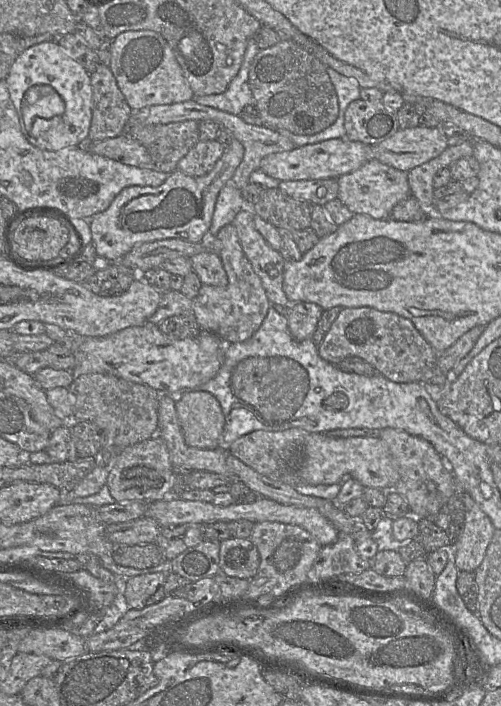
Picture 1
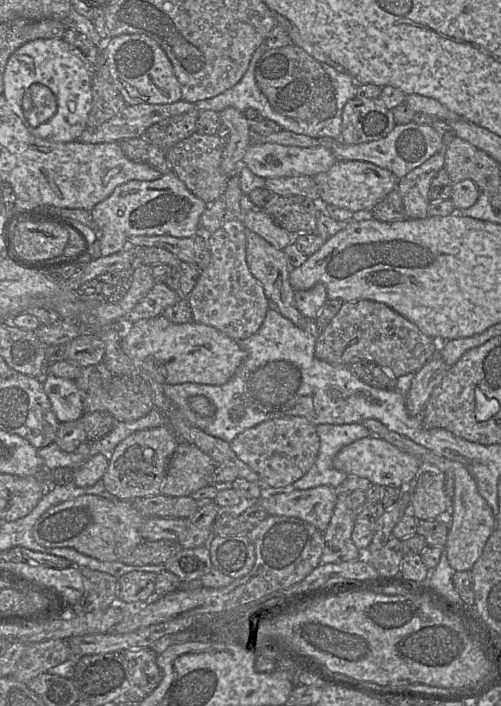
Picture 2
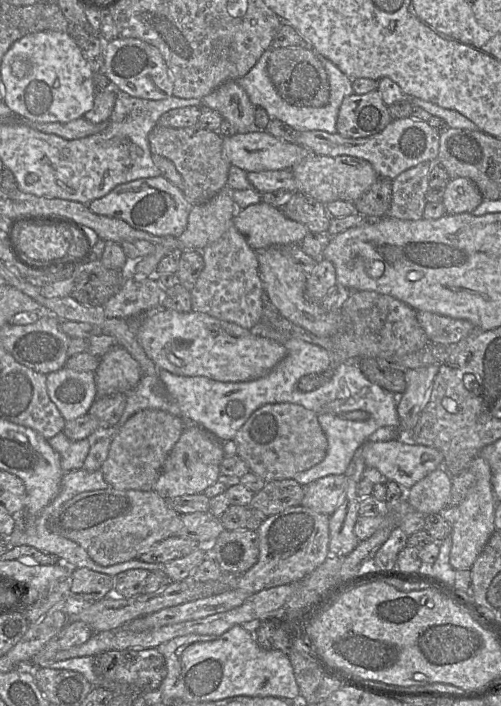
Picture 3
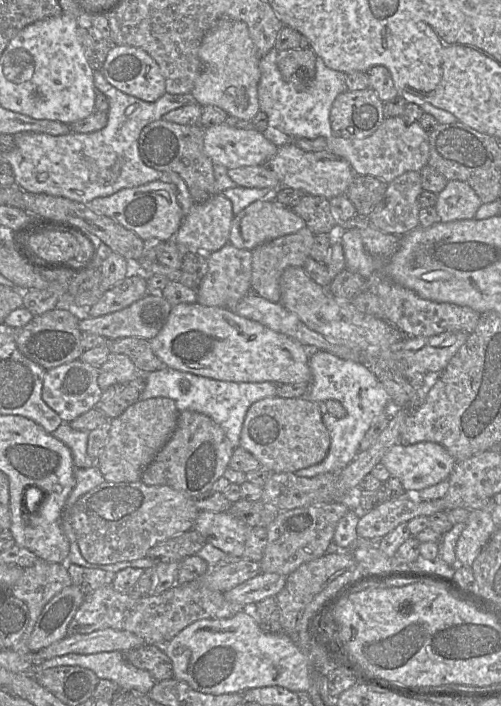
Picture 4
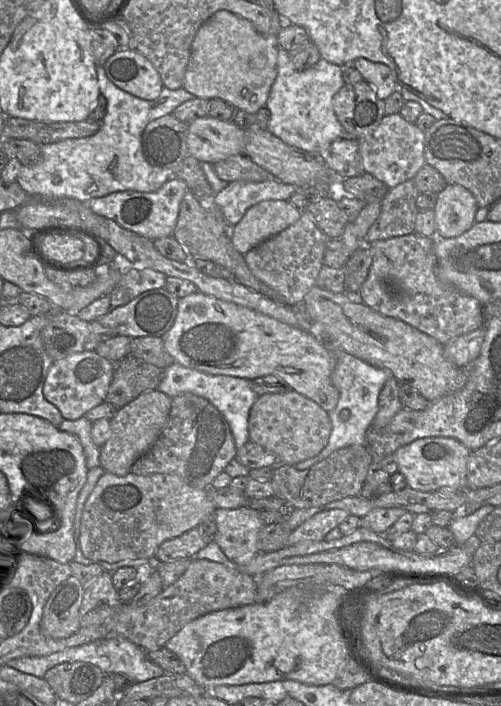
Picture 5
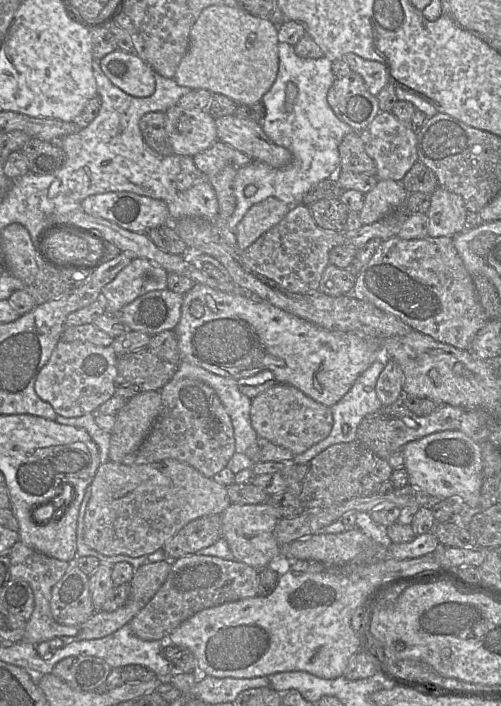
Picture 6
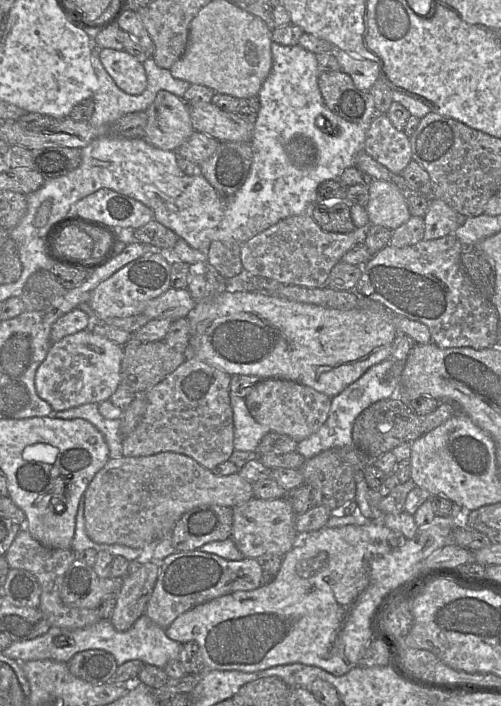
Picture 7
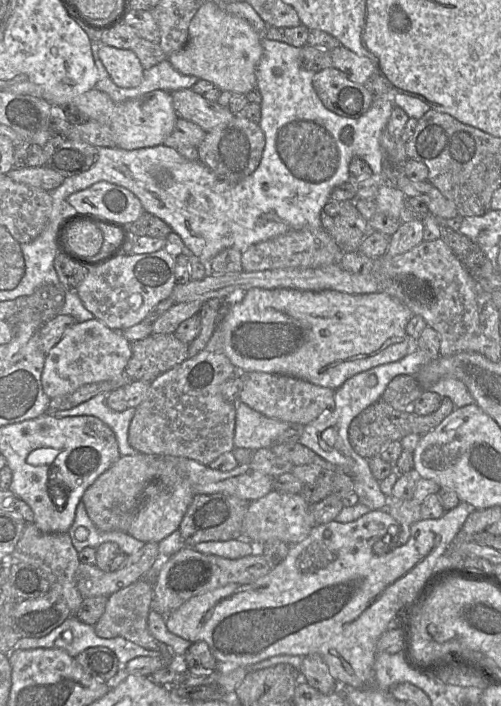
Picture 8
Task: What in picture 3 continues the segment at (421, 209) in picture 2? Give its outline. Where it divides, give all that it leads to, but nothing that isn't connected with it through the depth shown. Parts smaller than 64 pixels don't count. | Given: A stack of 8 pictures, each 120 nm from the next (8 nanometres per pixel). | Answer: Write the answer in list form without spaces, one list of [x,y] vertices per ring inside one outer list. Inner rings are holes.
[[[424,162],[392,180],[392,201],[386,217],[410,221],[423,218],[430,169],[431,163]]]

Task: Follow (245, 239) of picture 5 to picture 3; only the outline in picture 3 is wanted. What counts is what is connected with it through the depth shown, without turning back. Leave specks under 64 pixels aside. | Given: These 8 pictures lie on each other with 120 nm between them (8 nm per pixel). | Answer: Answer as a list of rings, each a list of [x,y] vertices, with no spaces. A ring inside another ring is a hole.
[[[263,202],[235,212],[233,224],[255,251],[298,245],[309,232],[303,224],[285,217],[279,208]]]

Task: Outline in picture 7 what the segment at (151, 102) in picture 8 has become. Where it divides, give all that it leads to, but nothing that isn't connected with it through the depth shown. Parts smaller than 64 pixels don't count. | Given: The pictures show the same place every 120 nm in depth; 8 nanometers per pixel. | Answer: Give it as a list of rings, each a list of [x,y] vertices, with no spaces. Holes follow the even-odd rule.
[[[159,91],[145,112],[144,139],[159,149],[176,151],[195,131],[189,105],[168,91]]]

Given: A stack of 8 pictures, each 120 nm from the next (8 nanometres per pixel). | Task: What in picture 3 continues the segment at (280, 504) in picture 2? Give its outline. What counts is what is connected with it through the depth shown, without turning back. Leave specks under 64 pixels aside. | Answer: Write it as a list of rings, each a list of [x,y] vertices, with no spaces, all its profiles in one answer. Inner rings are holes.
[[[329,475],[304,485],[301,505],[331,516],[340,505],[345,491],[345,475]]]

